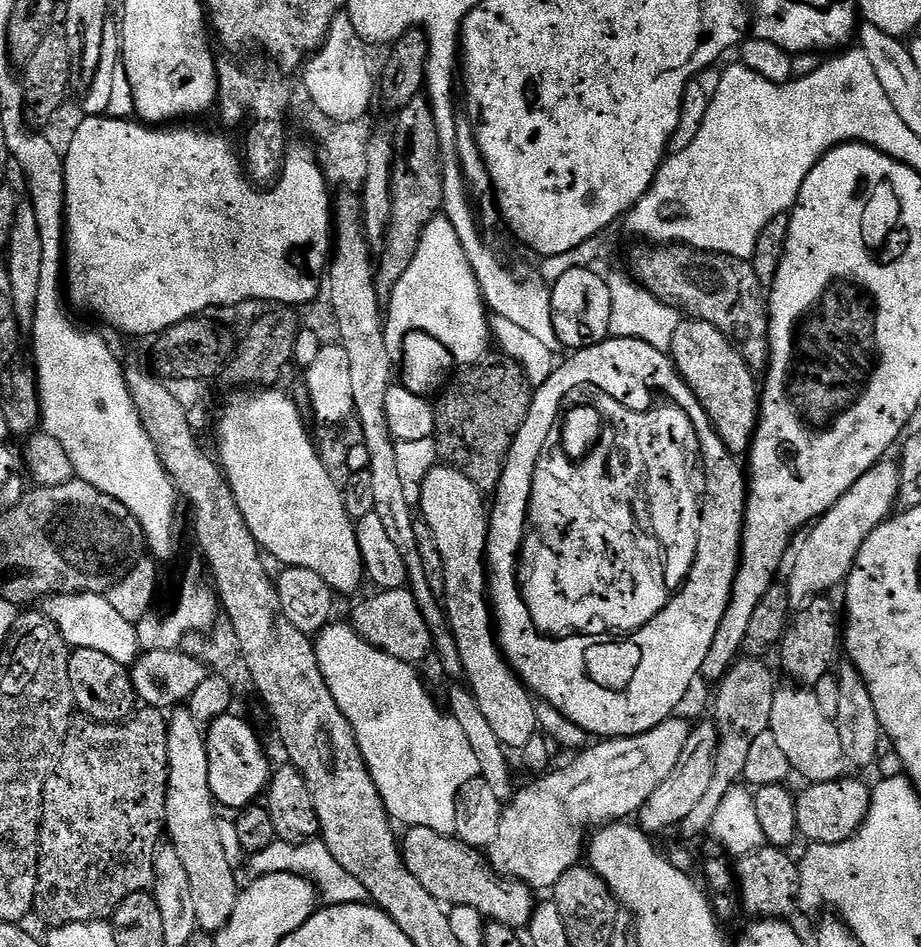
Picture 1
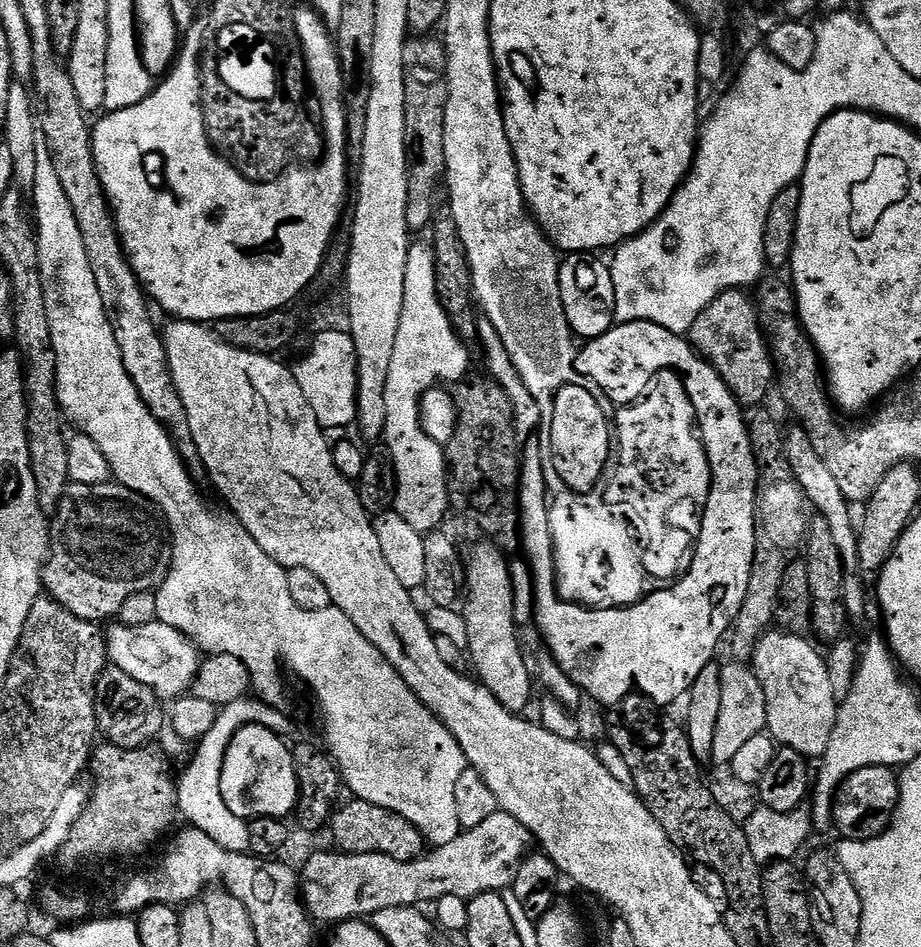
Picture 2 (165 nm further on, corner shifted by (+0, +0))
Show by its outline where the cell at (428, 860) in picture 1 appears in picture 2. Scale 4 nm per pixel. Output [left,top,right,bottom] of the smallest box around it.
[330,798,425,862]

